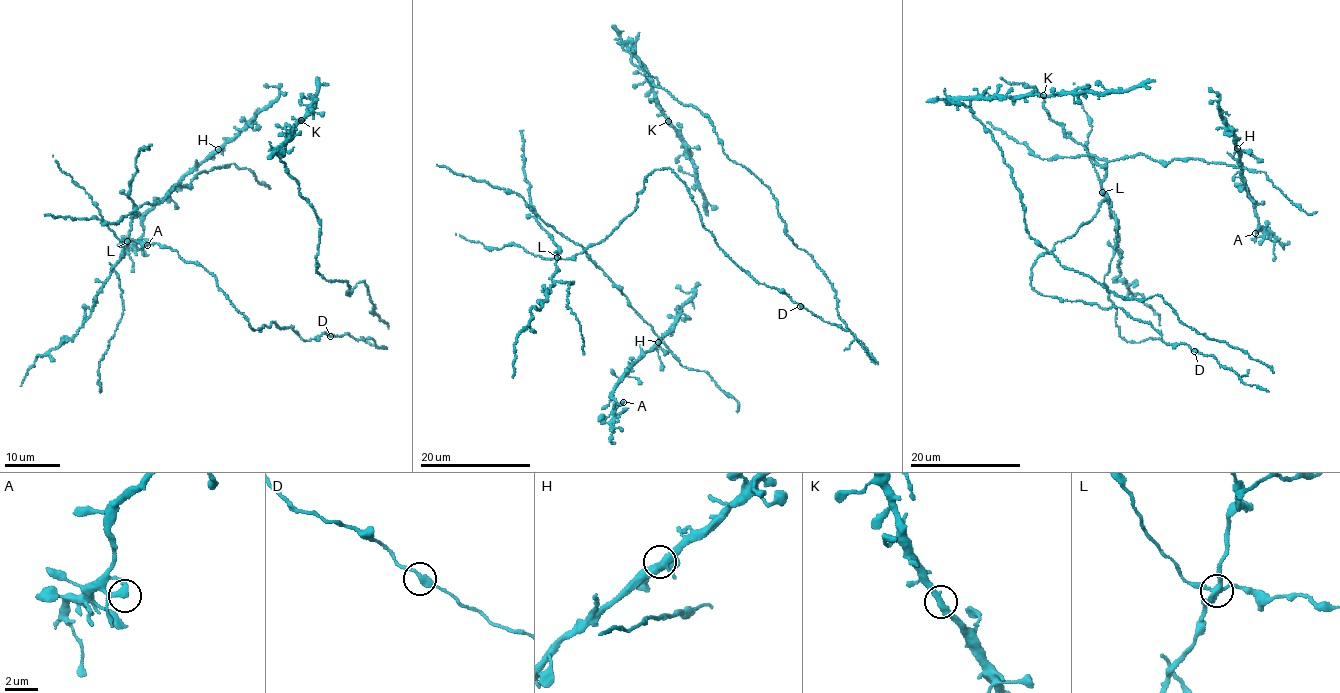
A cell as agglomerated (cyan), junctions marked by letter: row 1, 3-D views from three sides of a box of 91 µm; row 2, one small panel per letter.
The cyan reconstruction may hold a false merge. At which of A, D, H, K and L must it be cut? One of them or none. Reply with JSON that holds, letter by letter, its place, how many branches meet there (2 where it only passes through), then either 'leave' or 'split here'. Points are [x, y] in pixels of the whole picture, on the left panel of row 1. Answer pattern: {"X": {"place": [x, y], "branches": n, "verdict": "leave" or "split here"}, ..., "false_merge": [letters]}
{"A": {"place": [147, 245], "branches": 3, "verdict": "leave"}, "D": {"place": [330, 336], "branches": 2, "verdict": "leave"}, "H": {"place": [218, 149], "branches": 4, "verdict": "leave"}, "K": {"place": [301, 120], "branches": 2, "verdict": "leave"}, "L": {"place": [127, 241], "branches": 4, "verdict": "split here"}, "false_merge": ["L"]}

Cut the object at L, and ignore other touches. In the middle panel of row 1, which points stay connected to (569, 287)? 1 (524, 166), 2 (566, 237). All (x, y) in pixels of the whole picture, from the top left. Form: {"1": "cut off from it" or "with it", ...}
{"1": "with it", "2": "cut off from it"}

